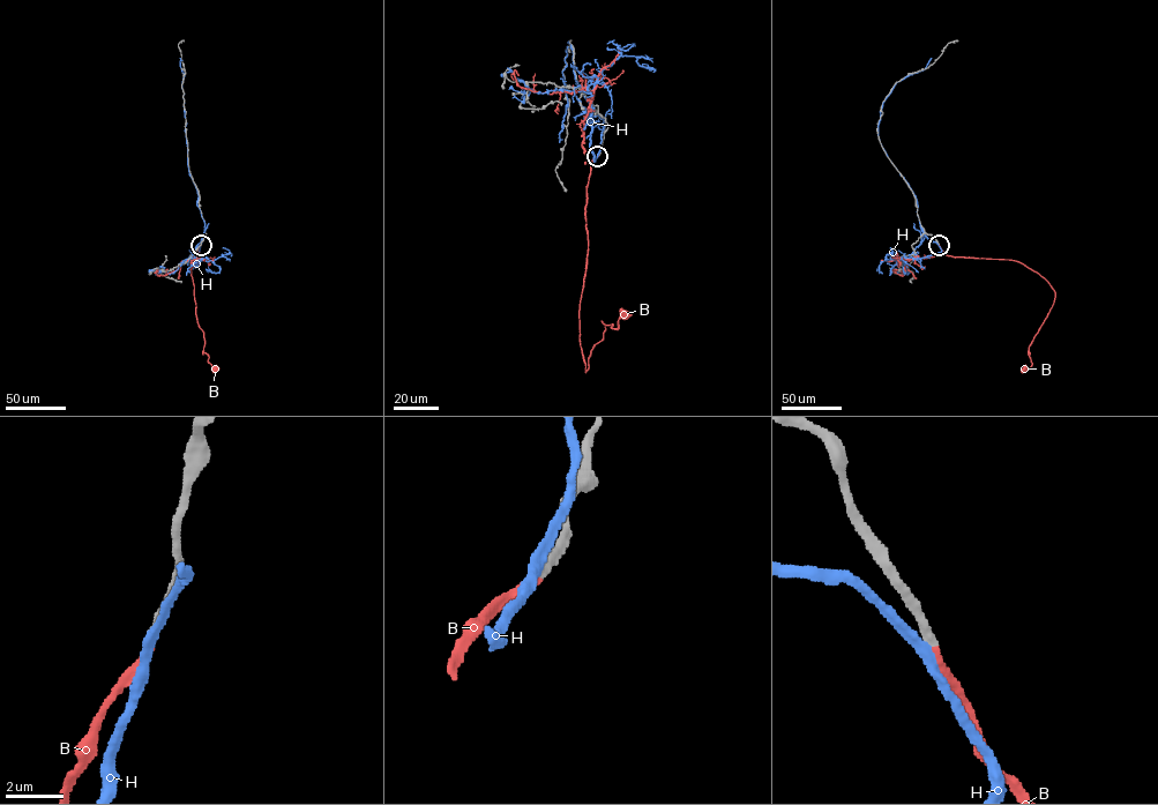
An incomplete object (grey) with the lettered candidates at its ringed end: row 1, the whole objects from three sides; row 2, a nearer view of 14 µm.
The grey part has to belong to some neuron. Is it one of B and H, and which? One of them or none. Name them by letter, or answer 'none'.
B

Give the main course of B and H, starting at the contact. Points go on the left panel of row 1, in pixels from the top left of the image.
B: (201, 245), (191, 261), (191, 271), (196, 322), (203, 333), (203, 351), (208, 356), (211, 370), (215, 369)
H: (201, 244), (204, 222), (187, 164), (181, 88), (185, 74), (180, 58)

